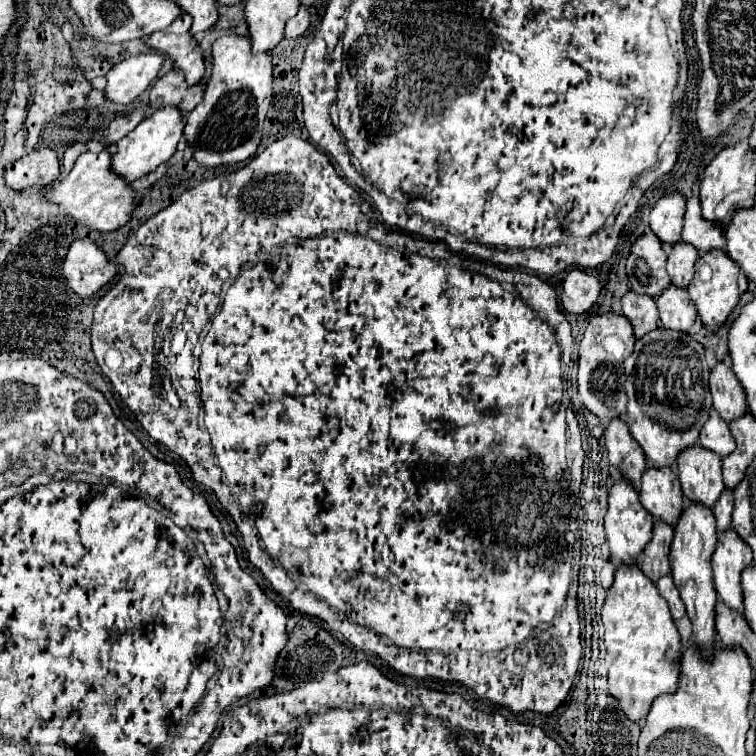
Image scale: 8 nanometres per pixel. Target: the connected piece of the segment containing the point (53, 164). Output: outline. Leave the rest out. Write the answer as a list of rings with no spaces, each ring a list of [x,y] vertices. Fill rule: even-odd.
[[[39,148],[5,166],[5,182],[13,190],[47,186],[59,176],[59,158],[51,148]]]

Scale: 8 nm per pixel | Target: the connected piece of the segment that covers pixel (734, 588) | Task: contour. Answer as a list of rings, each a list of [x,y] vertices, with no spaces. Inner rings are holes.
[[[735,530],[719,532],[717,550],[713,554],[715,590],[721,602],[741,616],[745,614],[743,592],[741,592],[741,572],[751,564],[753,564],[751,548],[735,534]]]

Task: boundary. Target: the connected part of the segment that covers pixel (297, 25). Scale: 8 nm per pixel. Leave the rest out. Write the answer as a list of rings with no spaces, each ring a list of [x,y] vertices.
[[[301,6],[299,12],[297,12],[297,16],[293,16],[293,18],[287,22],[287,26],[285,26],[285,36],[287,36],[287,38],[299,38],[307,28],[309,28],[309,12]]]

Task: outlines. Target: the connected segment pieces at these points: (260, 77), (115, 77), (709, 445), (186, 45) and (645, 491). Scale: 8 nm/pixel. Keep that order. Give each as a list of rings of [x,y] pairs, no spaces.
[[[223,36],[213,44],[213,74],[207,82],[207,90],[203,102],[187,114],[185,124],[185,138],[187,144],[193,148],[193,158],[203,168],[213,168],[221,164],[235,164],[251,158],[261,142],[263,120],[267,116],[269,104],[273,98],[273,64],[271,56],[253,54],[251,40],[247,36]]]
[[[149,52],[129,56],[127,60],[115,64],[107,72],[107,98],[119,104],[133,102],[157,78],[163,60],[163,54]]]
[[[713,412],[711,418],[705,422],[705,428],[701,428],[699,446],[715,452],[721,458],[729,456],[735,450],[735,440],[729,432],[729,426],[721,420],[721,416],[717,416],[717,412]]]
[[[183,12],[177,20],[173,20],[173,24],[169,24],[169,28],[153,32],[153,36],[147,38],[147,46],[167,54],[173,60],[175,70],[185,72],[187,84],[197,84],[203,78],[205,60],[189,28],[191,28],[191,16]]]
[[[647,468],[641,478],[639,500],[653,518],[675,526],[683,512],[683,492],[671,468]]]

